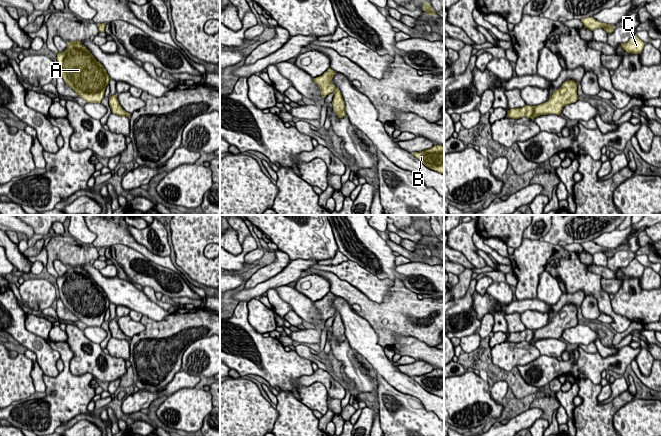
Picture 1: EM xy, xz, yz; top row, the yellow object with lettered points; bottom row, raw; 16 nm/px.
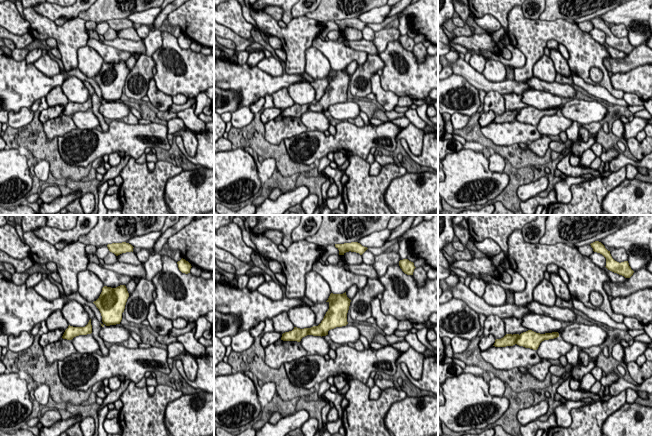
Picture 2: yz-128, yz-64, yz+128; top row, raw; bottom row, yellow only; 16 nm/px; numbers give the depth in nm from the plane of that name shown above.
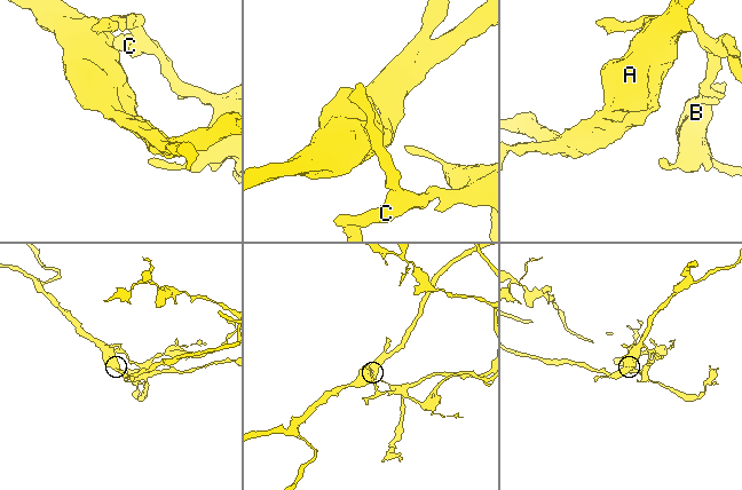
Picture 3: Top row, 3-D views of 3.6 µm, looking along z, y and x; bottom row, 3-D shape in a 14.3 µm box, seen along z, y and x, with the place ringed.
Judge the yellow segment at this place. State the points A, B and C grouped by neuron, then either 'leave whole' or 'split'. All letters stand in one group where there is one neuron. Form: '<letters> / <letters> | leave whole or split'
A B C | leave whole

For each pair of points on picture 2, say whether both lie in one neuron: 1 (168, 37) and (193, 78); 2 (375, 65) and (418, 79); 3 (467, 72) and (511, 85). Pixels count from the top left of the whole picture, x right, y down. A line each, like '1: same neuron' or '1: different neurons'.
1: same neuron
2: different neurons
3: same neuron

